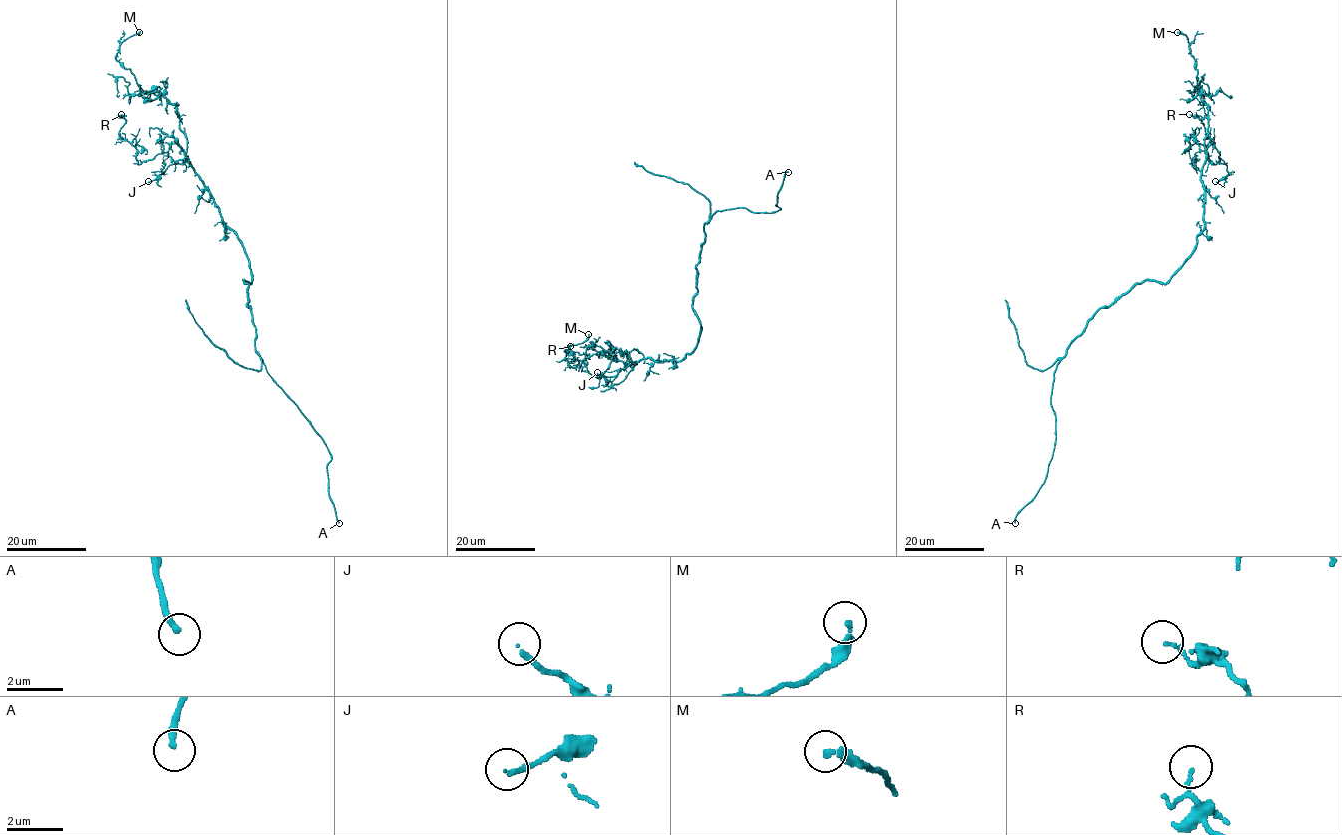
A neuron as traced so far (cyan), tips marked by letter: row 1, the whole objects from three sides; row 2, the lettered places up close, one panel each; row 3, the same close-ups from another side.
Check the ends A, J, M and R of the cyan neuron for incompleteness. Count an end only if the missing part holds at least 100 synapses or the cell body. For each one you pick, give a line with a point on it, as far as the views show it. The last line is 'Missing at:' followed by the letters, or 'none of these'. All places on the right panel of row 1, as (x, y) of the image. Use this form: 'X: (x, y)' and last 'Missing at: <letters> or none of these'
A: (1015, 523)
Missing at: A

